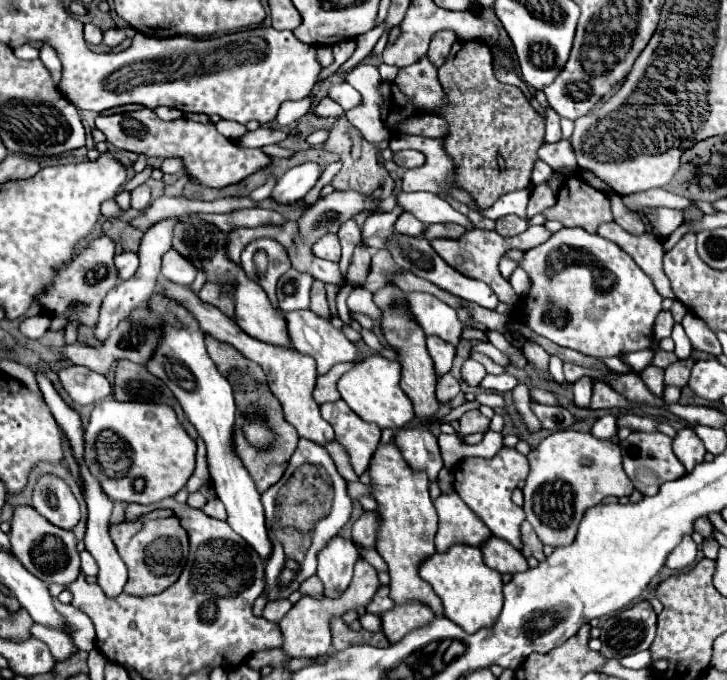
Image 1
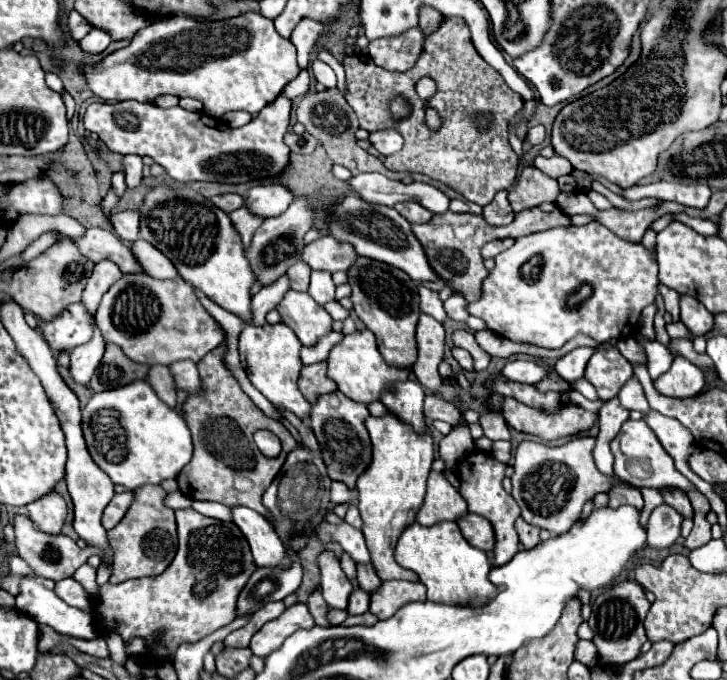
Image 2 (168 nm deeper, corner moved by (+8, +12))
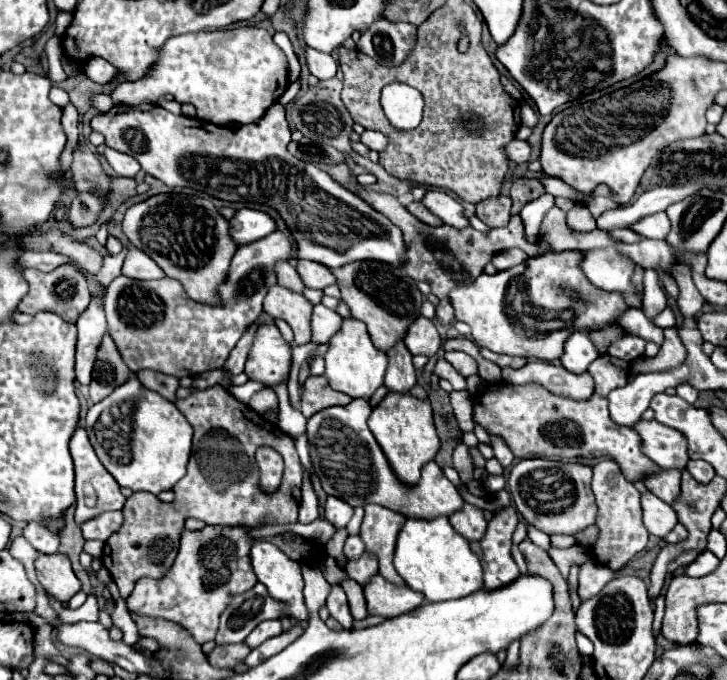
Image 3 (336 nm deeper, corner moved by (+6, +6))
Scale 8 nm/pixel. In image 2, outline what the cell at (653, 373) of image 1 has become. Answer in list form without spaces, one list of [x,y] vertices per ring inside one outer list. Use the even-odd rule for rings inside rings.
[[[681,356],[679,360],[673,362],[669,372],[661,374],[657,380],[653,380],[653,384],[661,394],[685,398],[701,392],[705,388],[705,378],[697,370],[697,366],[693,366],[689,360]]]

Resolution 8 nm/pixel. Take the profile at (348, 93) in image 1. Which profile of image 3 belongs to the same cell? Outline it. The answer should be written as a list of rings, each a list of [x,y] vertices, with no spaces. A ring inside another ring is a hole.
[[[307,46],[305,56],[307,56],[309,72],[311,72],[313,76],[317,76],[319,80],[327,80],[327,78],[333,78],[333,76],[335,76],[335,72],[337,72],[337,62],[333,60],[331,54],[325,54],[325,52],[319,52],[319,50],[313,50],[313,48]]]

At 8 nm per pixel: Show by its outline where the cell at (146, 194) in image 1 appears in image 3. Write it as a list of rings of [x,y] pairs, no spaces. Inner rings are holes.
[[[105,148],[103,156],[107,158],[107,162],[111,164],[111,168],[113,168],[119,176],[133,178],[133,176],[141,170],[139,162],[137,162],[133,156],[123,154],[123,152],[117,152],[117,150],[113,150],[113,148]]]

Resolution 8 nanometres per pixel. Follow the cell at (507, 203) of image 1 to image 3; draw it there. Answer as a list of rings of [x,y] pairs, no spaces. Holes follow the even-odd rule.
[[[523,102],[523,104],[521,104],[521,124],[533,128],[533,126],[537,124],[537,120],[539,120],[537,112],[535,112],[527,102]]]

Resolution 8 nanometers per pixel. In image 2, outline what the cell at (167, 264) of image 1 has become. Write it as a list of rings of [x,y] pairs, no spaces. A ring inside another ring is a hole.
[[[143,238],[133,242],[131,250],[137,256],[137,260],[143,264],[143,268],[149,276],[153,276],[153,278],[179,276],[179,272],[175,272],[175,264],[171,264],[171,260],[167,260],[167,256],[163,256],[163,252],[159,252],[153,244],[147,244]]]

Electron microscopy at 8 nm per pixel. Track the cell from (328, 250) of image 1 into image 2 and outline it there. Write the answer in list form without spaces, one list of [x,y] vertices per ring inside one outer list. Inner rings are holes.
[[[321,236],[305,246],[303,260],[313,270],[339,272],[351,268],[351,264],[359,260],[359,254],[349,244],[339,244],[333,236]]]

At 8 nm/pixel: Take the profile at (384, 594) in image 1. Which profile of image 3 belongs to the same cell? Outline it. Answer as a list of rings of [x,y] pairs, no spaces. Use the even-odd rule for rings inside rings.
[[[363,552],[357,560],[347,560],[345,572],[349,578],[357,580],[359,584],[365,584],[371,576],[377,574],[377,558],[373,558],[373,554]]]

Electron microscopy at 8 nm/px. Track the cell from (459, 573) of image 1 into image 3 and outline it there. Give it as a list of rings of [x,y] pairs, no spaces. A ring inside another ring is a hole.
[[[407,518],[397,538],[395,568],[401,578],[413,590],[423,592],[429,602],[463,598],[483,588],[481,562],[471,552],[469,542],[453,530],[449,518],[435,518],[429,522]]]

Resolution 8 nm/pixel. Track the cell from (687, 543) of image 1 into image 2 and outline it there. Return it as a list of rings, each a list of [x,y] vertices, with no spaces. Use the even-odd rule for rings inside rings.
[[[667,504],[657,506],[651,512],[651,518],[647,524],[647,544],[655,550],[673,546],[681,536],[681,522],[683,522],[683,516],[671,506]]]

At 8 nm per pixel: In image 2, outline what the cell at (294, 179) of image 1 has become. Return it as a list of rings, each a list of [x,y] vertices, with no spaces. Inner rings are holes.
[[[259,184],[247,194],[247,206],[261,218],[279,216],[293,200],[293,192],[283,184]]]

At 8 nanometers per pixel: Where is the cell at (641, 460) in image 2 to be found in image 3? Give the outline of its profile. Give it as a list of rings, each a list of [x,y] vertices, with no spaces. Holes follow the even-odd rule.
[[[489,382],[481,386],[477,394],[473,394],[473,422],[485,428],[491,436],[501,436],[515,458],[611,458],[615,460],[627,480],[643,480],[647,472],[657,472],[655,466],[643,452],[641,452],[641,438],[631,428],[623,428],[615,424],[607,410],[607,398],[593,394],[587,400],[573,400],[549,390],[543,390],[541,384],[525,384],[513,386],[509,382]]]

